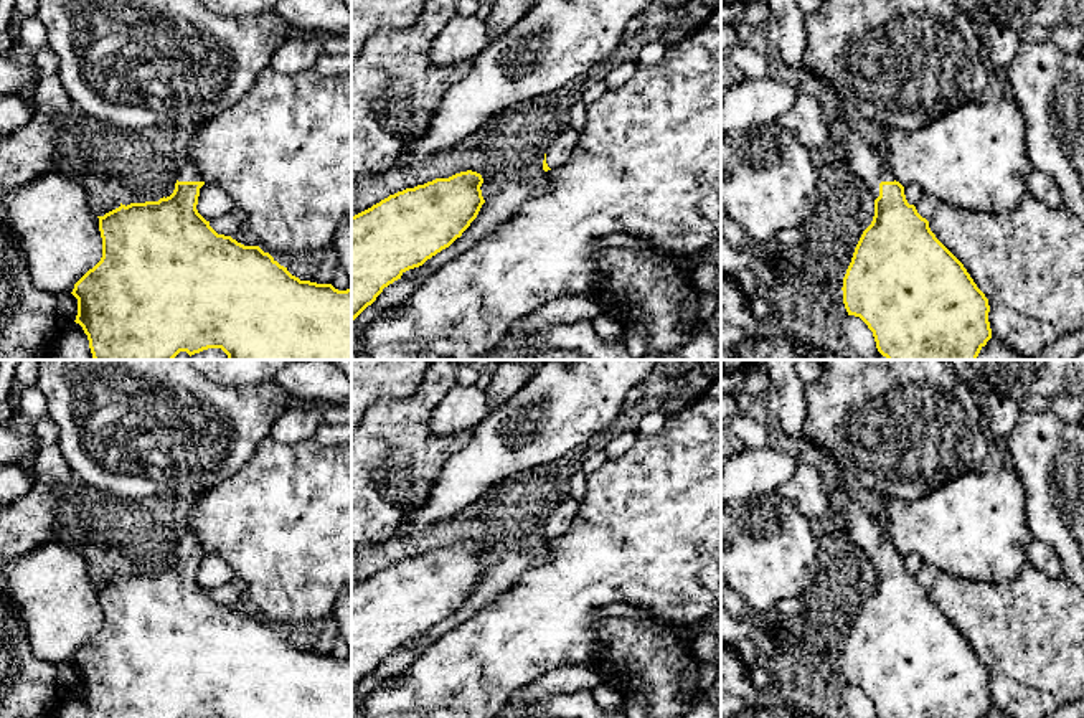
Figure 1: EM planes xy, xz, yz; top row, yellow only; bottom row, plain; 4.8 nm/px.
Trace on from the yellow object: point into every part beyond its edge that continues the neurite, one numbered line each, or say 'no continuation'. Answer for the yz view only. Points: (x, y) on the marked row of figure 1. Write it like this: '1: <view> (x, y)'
1: yz (862, 159)

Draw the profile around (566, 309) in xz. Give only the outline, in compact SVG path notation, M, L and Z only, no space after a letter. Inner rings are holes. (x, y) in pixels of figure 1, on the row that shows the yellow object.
M564 295L516 320L508 333L544 330L554 324L569 324L582 319L594 320L599 314L602 314L602 307L592 295Z

